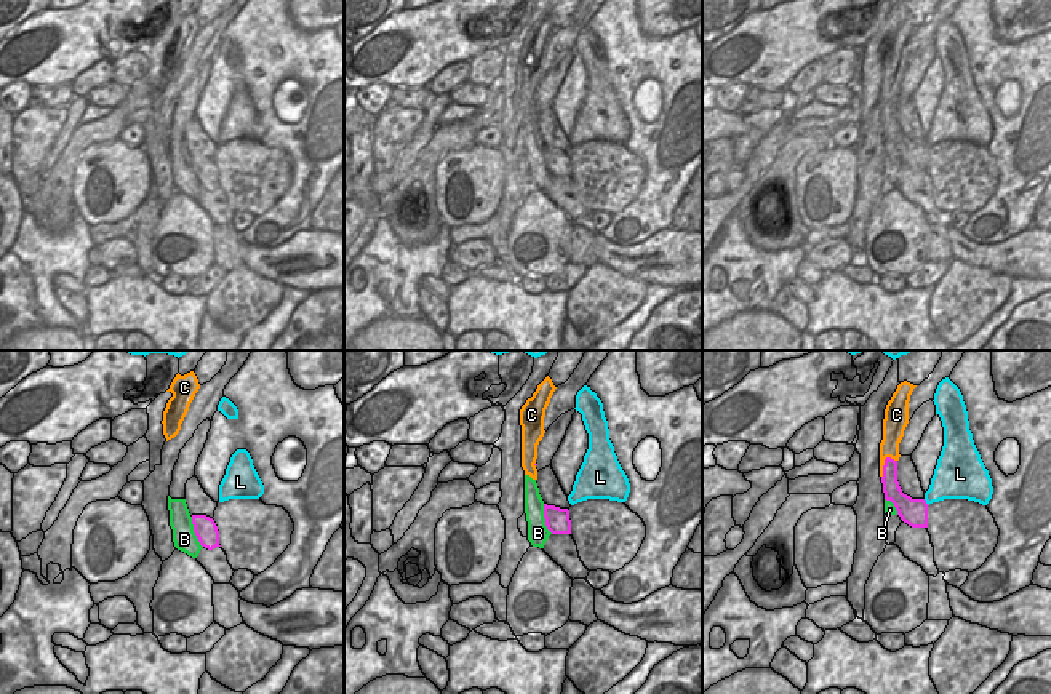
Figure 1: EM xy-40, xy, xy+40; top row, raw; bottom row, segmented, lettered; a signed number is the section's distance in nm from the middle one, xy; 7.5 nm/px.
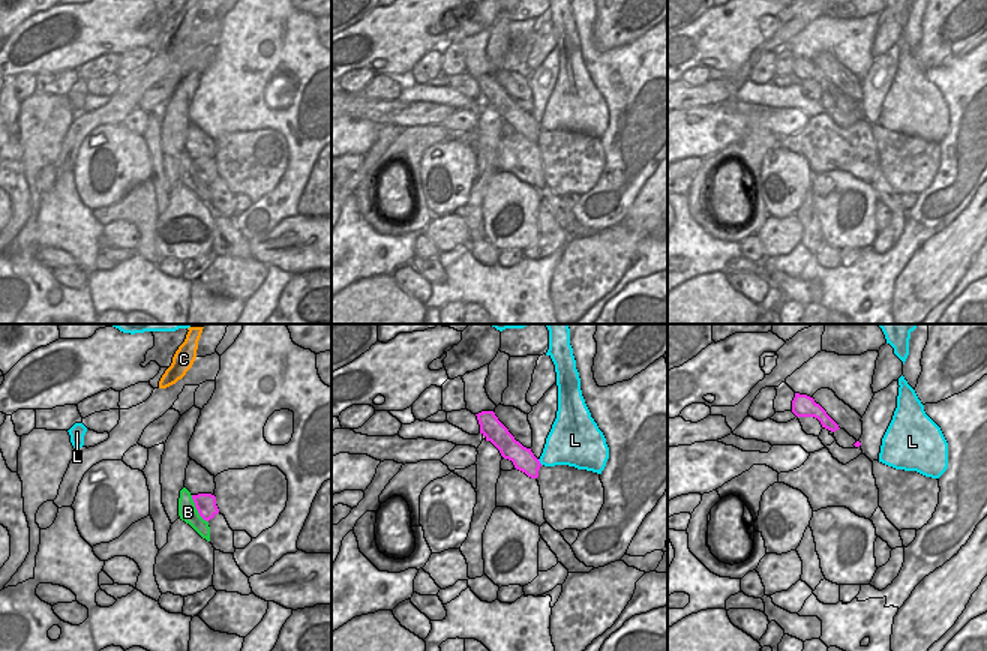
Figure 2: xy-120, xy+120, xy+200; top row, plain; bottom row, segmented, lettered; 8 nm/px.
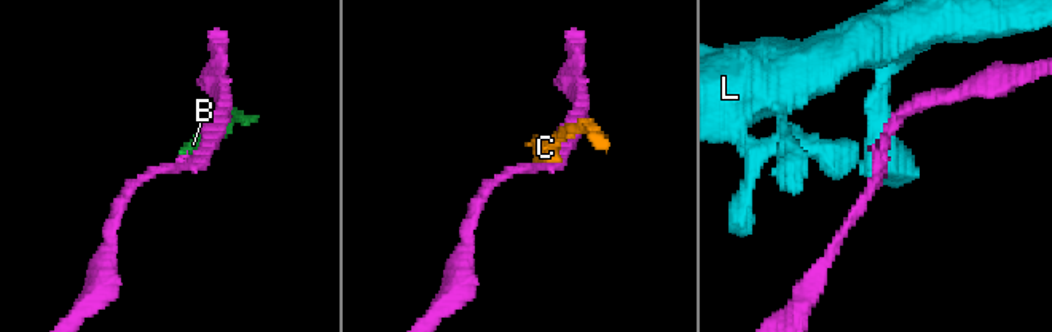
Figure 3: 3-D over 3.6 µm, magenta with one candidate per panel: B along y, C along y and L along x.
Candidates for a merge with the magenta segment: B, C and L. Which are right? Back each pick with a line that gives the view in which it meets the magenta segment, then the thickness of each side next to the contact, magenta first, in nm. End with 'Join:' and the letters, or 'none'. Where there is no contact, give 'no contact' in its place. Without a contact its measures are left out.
Join: none

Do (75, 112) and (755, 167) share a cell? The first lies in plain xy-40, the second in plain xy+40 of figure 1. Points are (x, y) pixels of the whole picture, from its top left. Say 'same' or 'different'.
same

